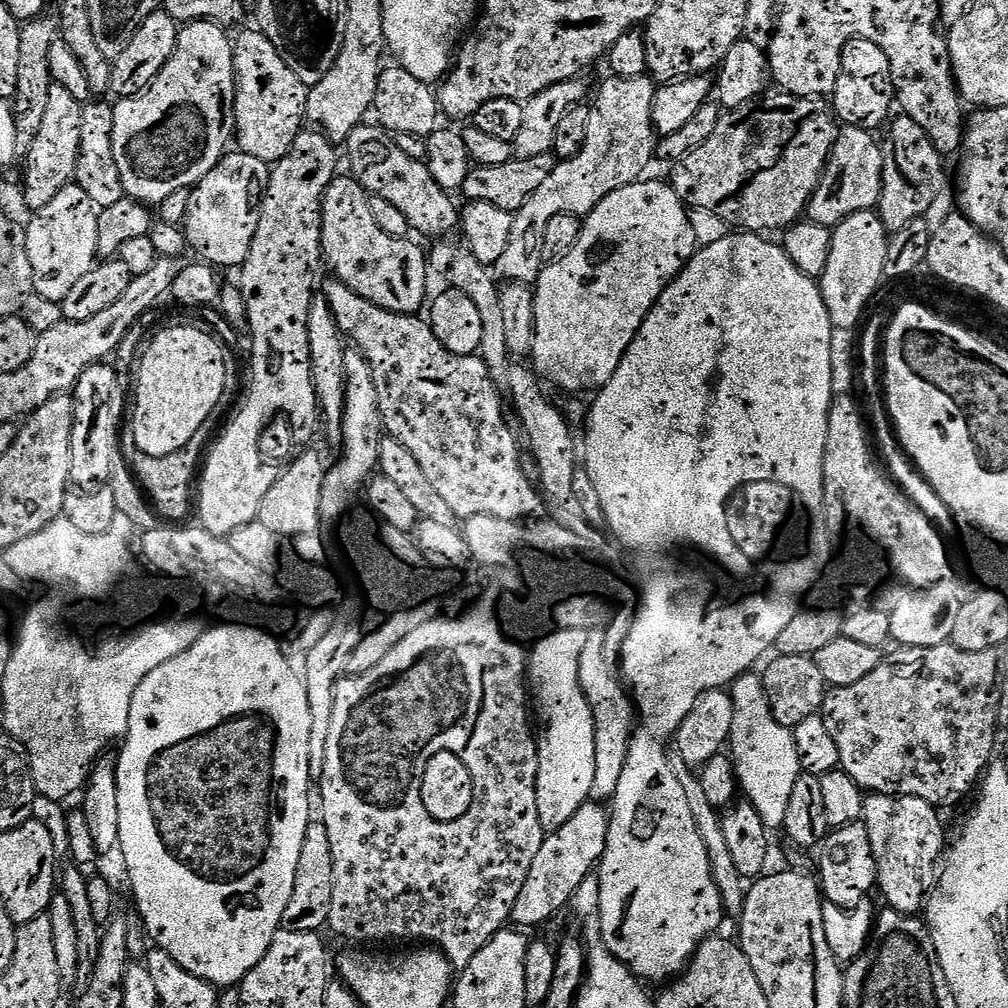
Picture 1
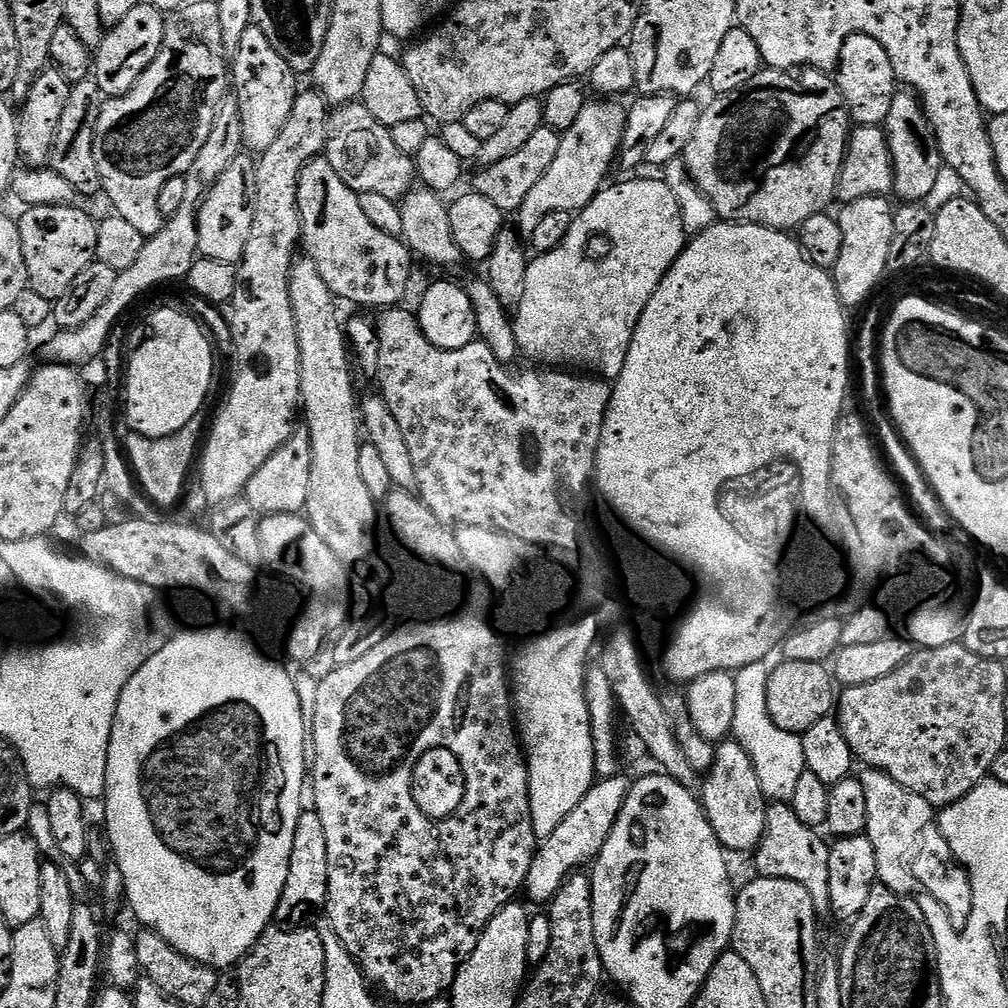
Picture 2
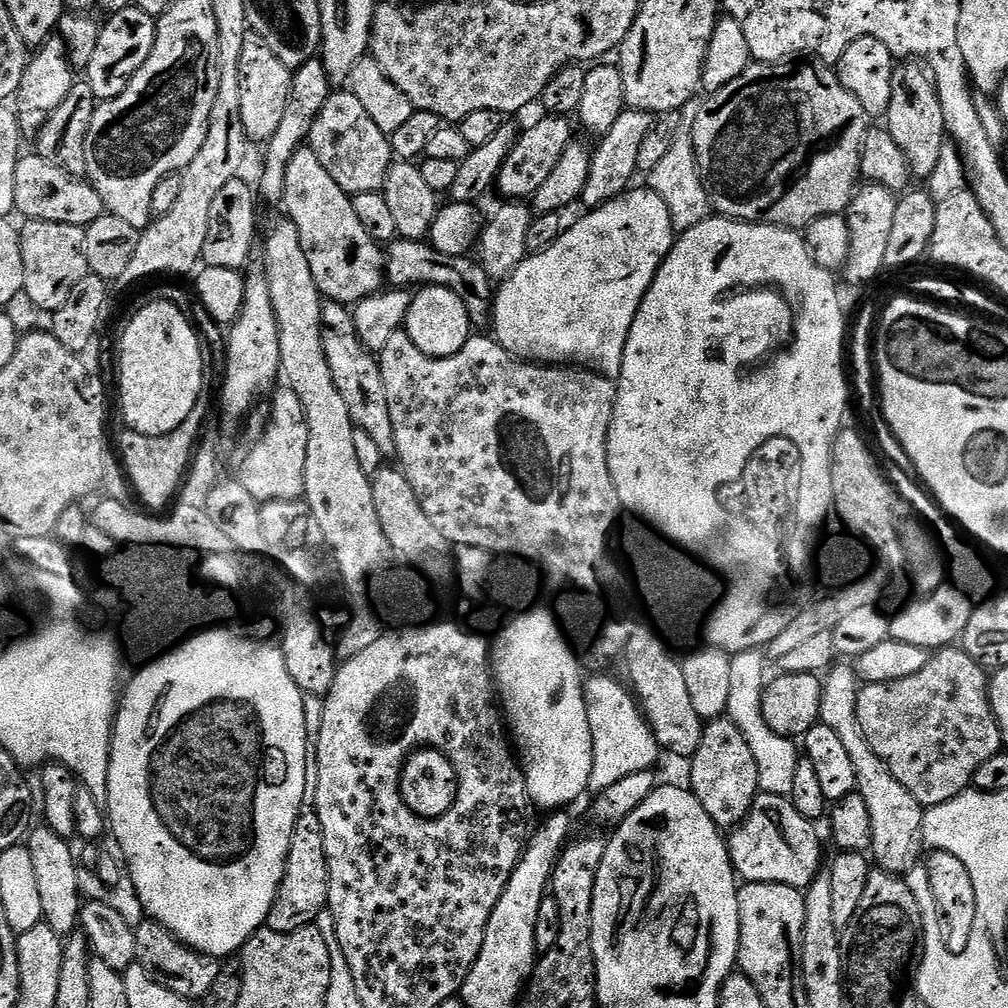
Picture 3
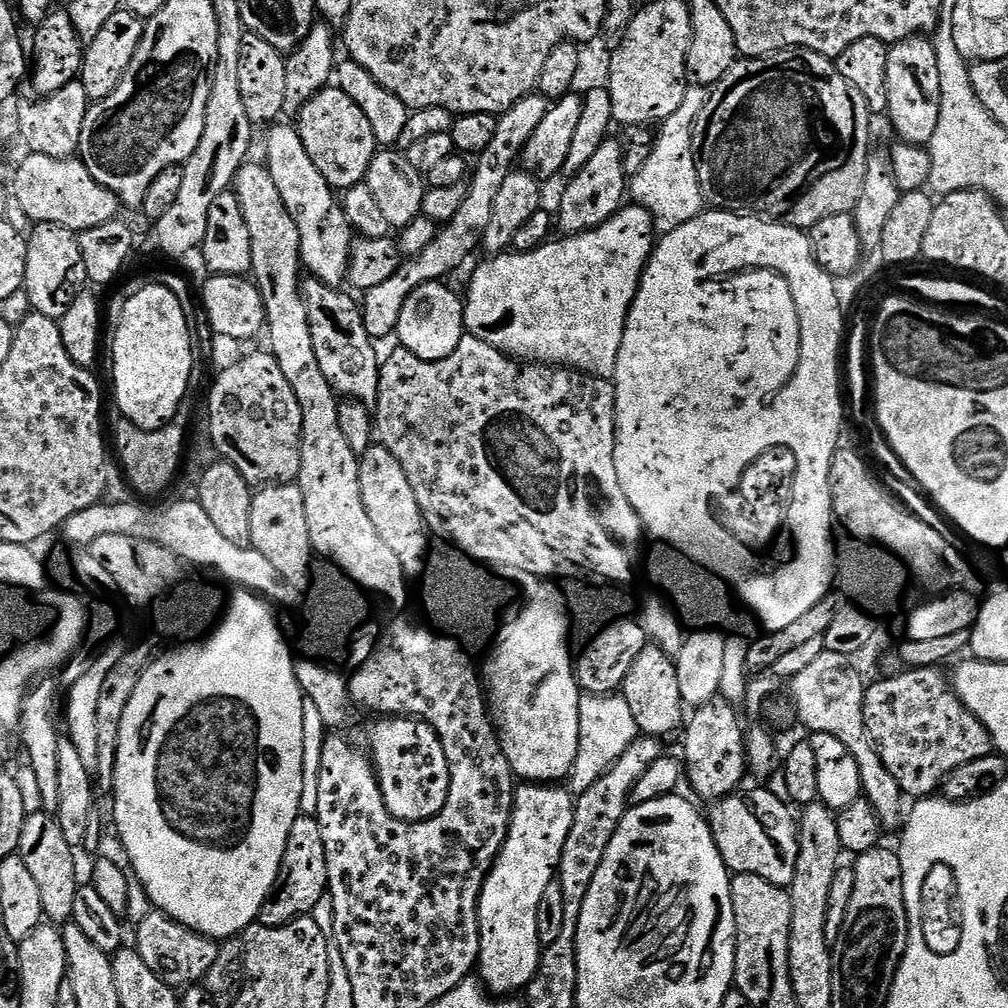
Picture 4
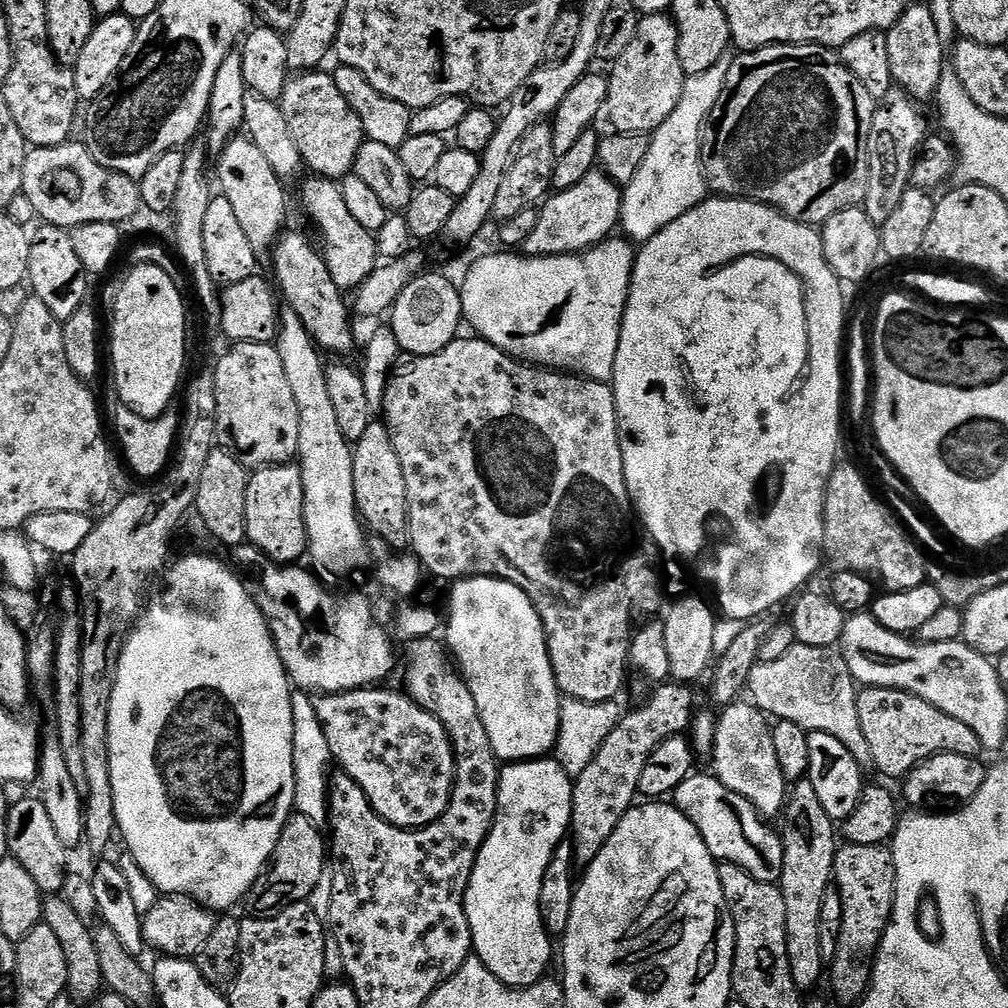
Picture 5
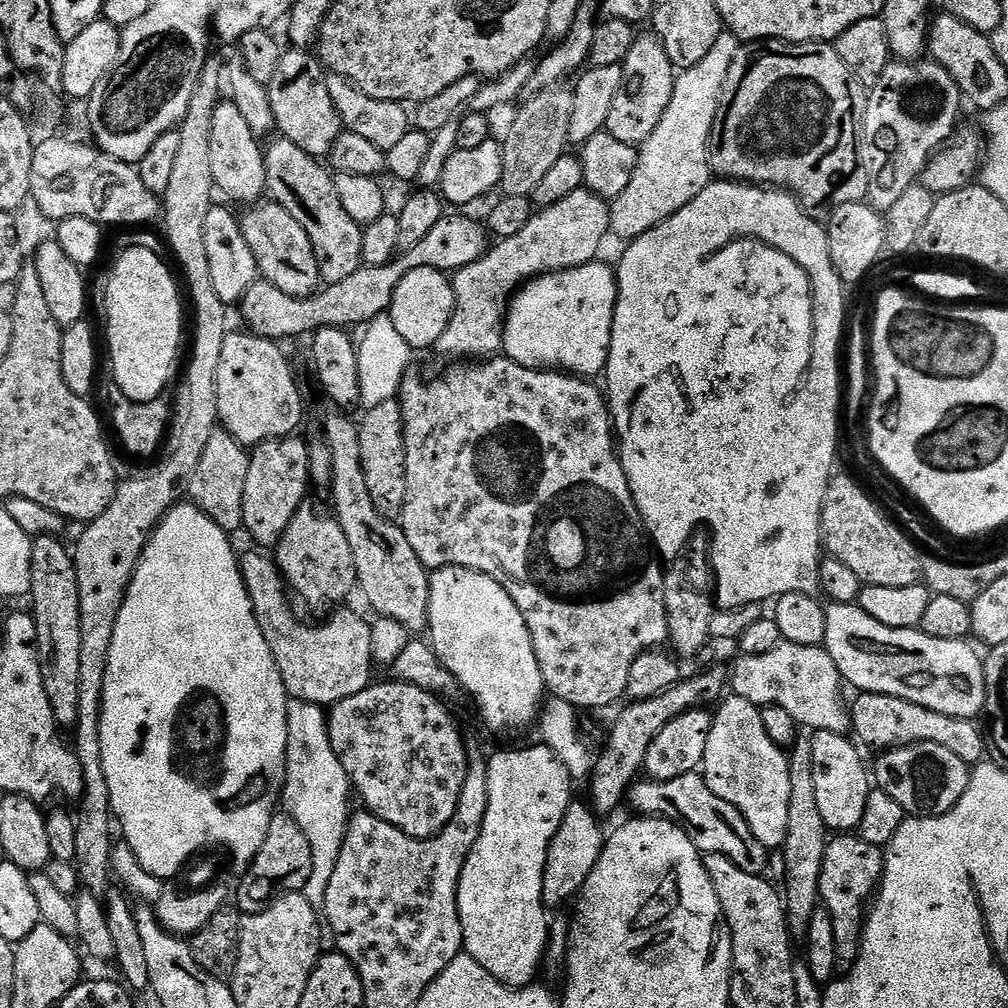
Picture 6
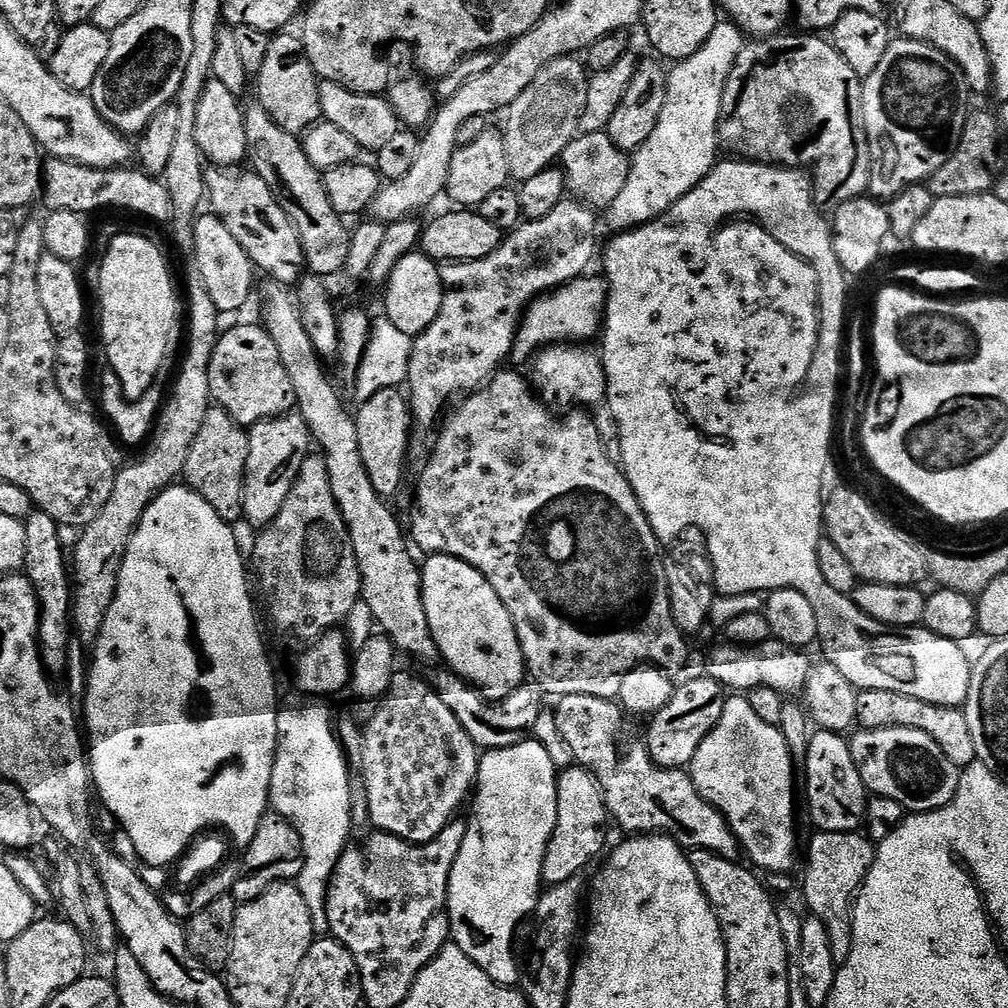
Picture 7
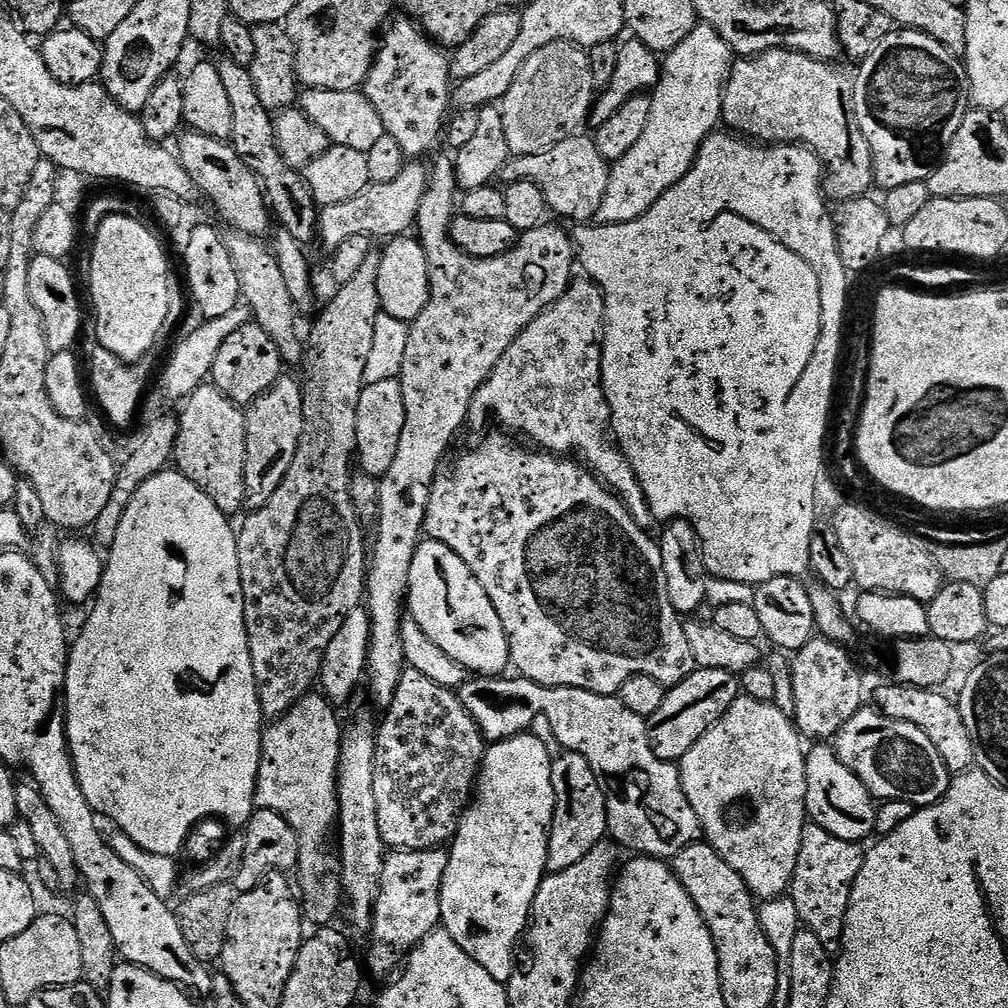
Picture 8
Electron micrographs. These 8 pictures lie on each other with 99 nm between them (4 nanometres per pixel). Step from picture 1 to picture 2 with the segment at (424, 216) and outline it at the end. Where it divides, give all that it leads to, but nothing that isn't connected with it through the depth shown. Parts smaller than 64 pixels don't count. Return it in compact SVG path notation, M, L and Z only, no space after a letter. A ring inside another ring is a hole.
M362 102L339 105L328 117L328 137L323 159L334 166L334 174L357 194L382 194L397 202L414 187L414 160L404 156L391 138L390 129L382 126Z

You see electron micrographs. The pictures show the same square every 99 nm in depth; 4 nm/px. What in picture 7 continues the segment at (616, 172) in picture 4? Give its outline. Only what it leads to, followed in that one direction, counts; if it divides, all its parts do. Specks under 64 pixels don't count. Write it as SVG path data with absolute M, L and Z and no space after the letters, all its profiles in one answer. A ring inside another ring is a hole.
M565 198L545 217L537 220L525 219L520 227L513 228L501 239L494 254L474 262L461 264L444 262L439 265L444 287L442 310L438 312L438 318L432 325L423 334L415 337L406 381L406 392L410 397L414 425L410 441L410 452L413 457L425 455L426 445L434 429L441 423L449 405L457 398L475 392L503 365L500 363L504 359L507 361L511 357L516 330L524 313L528 311L528 305L536 297L552 292L563 284L569 284L572 280L581 279L587 273L584 271L591 266L592 259L595 256L597 259L598 256L596 216L597 213L579 199Z

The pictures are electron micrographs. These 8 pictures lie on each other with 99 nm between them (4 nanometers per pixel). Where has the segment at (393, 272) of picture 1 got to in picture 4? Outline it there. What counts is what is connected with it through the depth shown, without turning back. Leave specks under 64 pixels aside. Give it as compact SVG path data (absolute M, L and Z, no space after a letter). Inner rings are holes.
M276 122L267 129L268 141L264 144L264 152L268 155L266 167L270 178L274 178L274 186L278 186L278 194L282 194L282 202L286 202L286 210L290 210L290 218L294 218L294 226L298 226L298 238L300 239L300 262L305 269L308 268L315 279L323 284L340 286L348 278L348 260L352 256L354 233L352 226L337 193L328 185L326 178L318 174L318 166L310 162L310 154L306 154L306 146L302 146L302 138L295 127L288 122Z

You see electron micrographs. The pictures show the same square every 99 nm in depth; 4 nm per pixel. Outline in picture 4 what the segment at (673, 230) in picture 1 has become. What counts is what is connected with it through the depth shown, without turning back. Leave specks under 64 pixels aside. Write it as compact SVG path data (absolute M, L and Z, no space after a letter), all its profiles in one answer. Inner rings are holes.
M625 206L619 212L615 212L602 226L598 226L589 232L578 232L565 235L564 240L549 239L540 247L529 252L509 250L503 254L492 254L484 260L472 272L472 281L468 284L468 296L464 300L464 326L469 336L476 336L482 342L494 346L504 355L513 357L521 362L530 364L547 364L558 368L571 368L589 376L602 376L612 378L615 367L618 365L618 350L622 346L622 334L626 326L628 308L634 302L636 291L640 285L640 279L644 273L644 267L652 256L654 247L654 221L649 212L639 206Z

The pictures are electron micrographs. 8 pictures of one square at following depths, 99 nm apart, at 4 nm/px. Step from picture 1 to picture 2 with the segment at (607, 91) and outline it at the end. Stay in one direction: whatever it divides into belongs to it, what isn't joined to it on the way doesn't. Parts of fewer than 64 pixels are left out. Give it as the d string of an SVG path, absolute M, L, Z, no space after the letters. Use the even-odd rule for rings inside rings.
M620 102L600 103L604 104L586 103L574 124L562 133L558 158L554 158L550 170L542 174L542 179L530 189L530 195L520 207L518 232L521 237L530 238L538 227L538 222L542 222L546 214L575 214L582 211L600 193L601 188L605 187L609 179L608 171L612 164L614 168L620 155L626 108L623 103L618 104Z

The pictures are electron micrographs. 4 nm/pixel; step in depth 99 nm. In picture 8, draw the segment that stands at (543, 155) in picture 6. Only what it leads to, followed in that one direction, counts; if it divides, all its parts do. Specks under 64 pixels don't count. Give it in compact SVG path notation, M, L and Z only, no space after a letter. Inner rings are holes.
M573 40L550 42L550 46L542 46L522 66L522 70L514 78L510 90L499 101L502 114L502 126L506 129L506 142L510 142L512 156L529 156L540 154L542 150L550 150L550 146L558 146L566 138L577 135L580 128L589 119L597 95L598 87L591 73L589 49L576 44Z

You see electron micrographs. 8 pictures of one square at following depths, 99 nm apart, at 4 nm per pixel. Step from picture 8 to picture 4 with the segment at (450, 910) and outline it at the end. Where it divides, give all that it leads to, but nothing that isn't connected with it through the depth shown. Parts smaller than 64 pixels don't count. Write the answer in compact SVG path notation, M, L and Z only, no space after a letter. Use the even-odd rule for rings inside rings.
M524 782L517 787L512 803L512 821L508 827L508 837L502 850L492 863L492 870L484 879L480 891L480 958L478 976L485 988L492 994L516 994L527 988L536 976L542 953L538 938L538 902L542 893L557 879L562 858L562 846L574 822L574 796L567 787L555 783L538 784Z

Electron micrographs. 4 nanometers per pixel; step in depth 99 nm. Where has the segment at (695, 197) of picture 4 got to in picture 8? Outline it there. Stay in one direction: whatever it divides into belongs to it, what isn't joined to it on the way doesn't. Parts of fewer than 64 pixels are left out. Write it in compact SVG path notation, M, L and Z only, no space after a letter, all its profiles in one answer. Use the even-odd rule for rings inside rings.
M703 22L697 23L696 29L663 57L660 80L650 92L650 122L634 147L611 165L610 186L606 198L602 198L599 223L634 222L692 169L706 138L721 123L724 86L733 63L734 53L728 43Z

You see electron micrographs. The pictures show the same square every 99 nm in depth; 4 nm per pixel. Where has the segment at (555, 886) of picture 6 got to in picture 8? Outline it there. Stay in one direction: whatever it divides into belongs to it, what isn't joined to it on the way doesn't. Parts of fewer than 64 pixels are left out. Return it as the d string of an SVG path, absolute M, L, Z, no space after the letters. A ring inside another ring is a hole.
M561 751L552 762L552 781L556 805L552 829L548 831L548 872L557 872L574 866L578 858L586 858L586 854L608 836L608 811L598 778L582 754Z

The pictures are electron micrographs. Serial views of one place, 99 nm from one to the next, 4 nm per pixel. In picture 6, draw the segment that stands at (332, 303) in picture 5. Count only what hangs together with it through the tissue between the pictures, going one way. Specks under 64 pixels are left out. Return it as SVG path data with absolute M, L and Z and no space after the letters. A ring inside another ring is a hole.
M257 202L245 207L244 217L239 217L240 230L256 259L259 275L269 280L282 294L290 294L297 298L307 298L321 287L320 271L318 270L314 250L310 246L310 238L302 226L278 203Z

